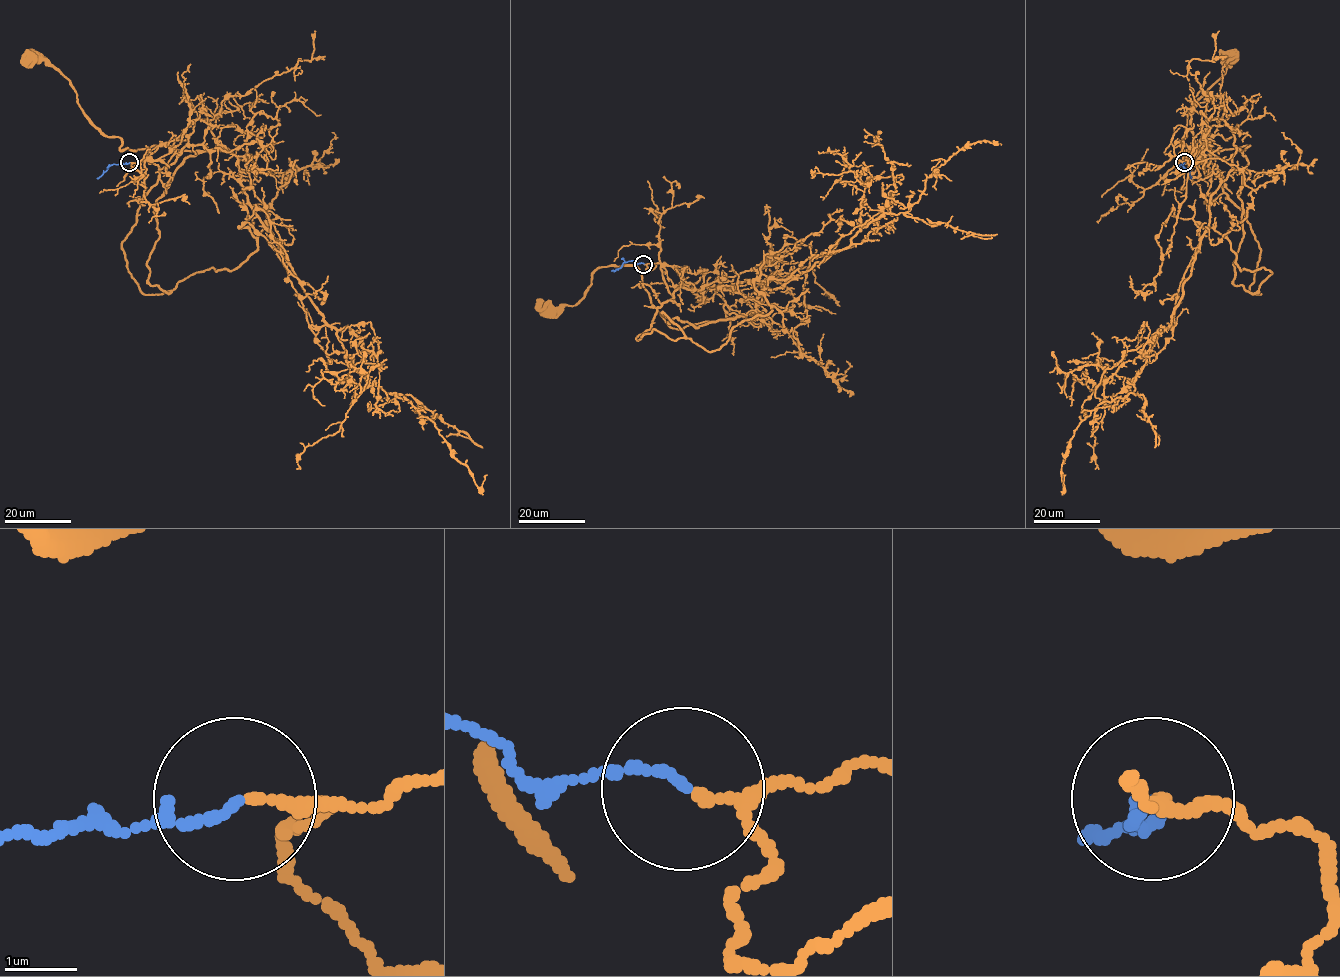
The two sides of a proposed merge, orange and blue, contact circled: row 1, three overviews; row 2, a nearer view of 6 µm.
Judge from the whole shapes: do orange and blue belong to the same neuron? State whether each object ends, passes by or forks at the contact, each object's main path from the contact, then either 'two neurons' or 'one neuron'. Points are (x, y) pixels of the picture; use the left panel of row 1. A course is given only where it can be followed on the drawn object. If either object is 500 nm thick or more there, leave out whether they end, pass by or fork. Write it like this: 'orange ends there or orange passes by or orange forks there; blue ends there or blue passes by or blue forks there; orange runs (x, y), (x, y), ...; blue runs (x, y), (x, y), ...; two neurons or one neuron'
orange passes by; blue ends there; orange runs (129, 162), (172, 145), (198, 117), (210, 120), (223, 146), (120, 150), (71, 83), (31, 57); blue runs (129, 162), (113, 164), (97, 178); one neuron

